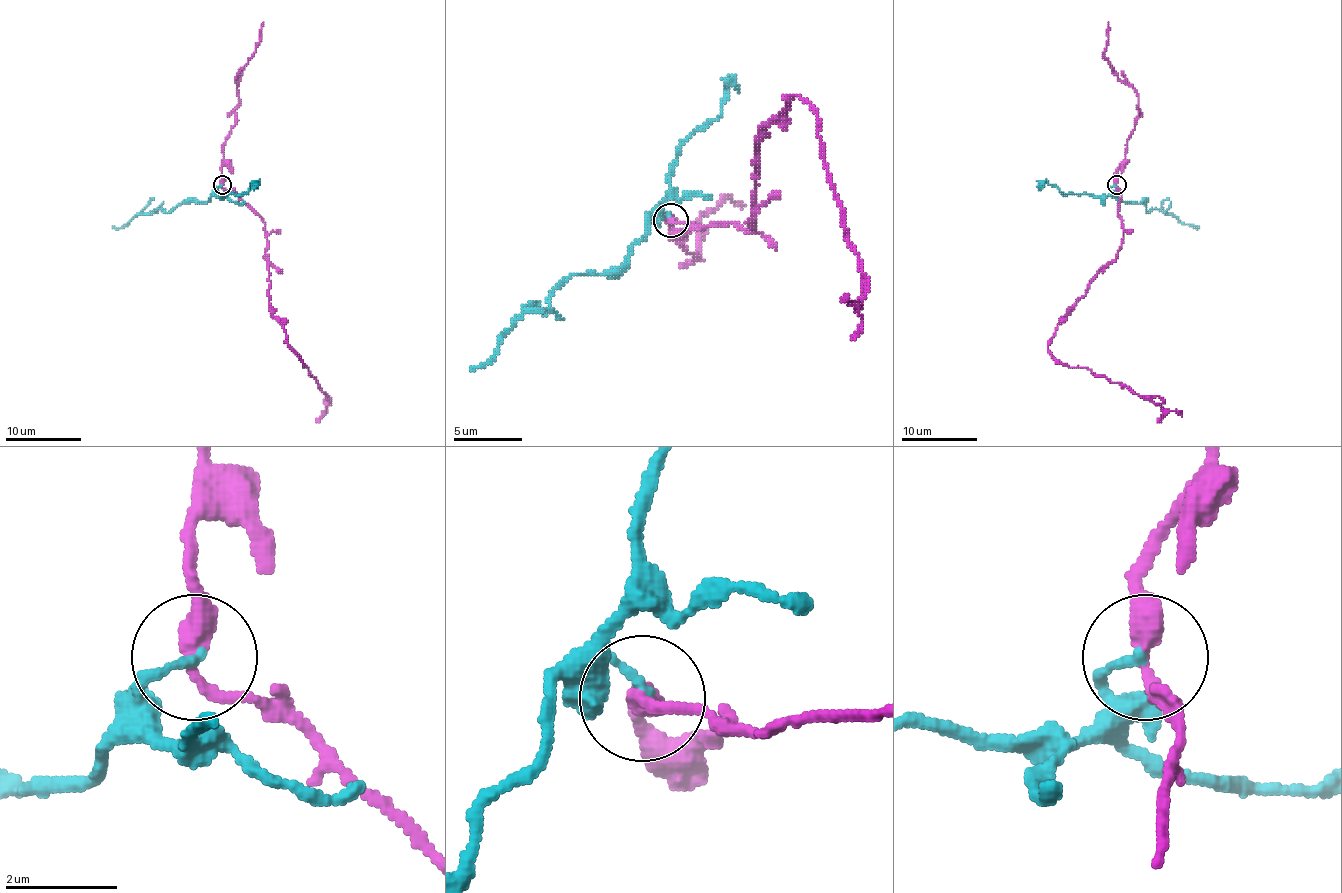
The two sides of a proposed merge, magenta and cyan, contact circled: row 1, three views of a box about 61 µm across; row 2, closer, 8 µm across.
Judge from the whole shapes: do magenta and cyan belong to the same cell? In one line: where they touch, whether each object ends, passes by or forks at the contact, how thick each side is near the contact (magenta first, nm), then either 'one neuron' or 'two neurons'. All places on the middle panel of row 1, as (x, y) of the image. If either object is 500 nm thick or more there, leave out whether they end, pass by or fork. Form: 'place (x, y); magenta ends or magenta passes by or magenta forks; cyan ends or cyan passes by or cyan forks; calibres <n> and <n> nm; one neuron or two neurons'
place (670, 220); magenta passes by; cyan ends; calibres 320 and 140 nm; two neurons

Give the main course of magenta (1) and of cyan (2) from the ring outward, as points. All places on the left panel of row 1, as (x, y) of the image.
1: (222, 184), (265, 224), (269, 311), (331, 399), (322, 414)
2: (222, 184), (208, 201), (178, 203), (165, 213), (157, 209), (138, 213), (120, 228), (112, 226)

